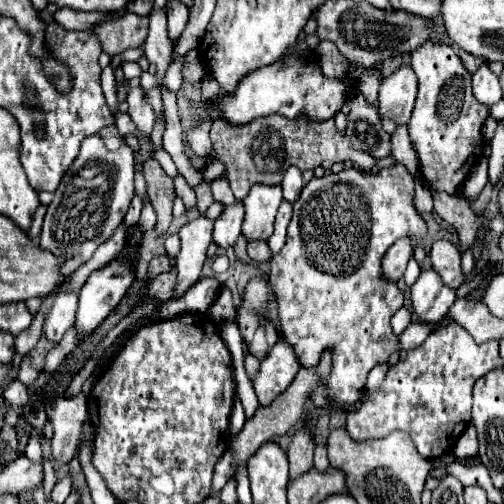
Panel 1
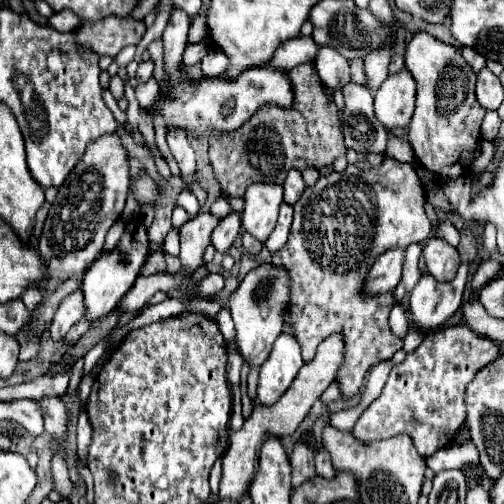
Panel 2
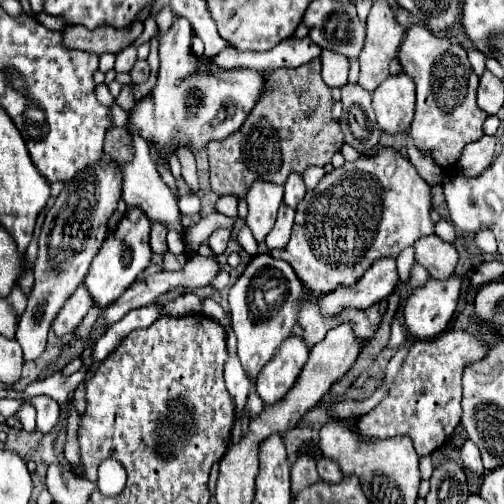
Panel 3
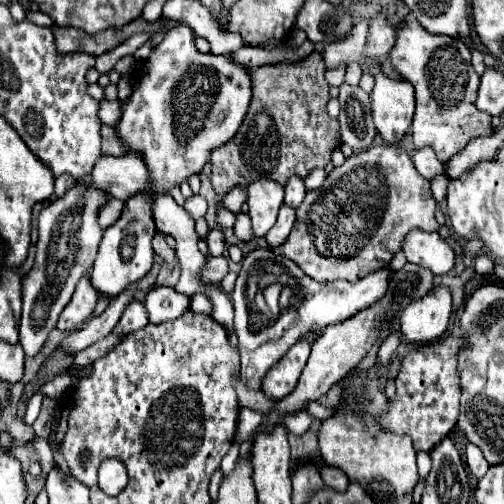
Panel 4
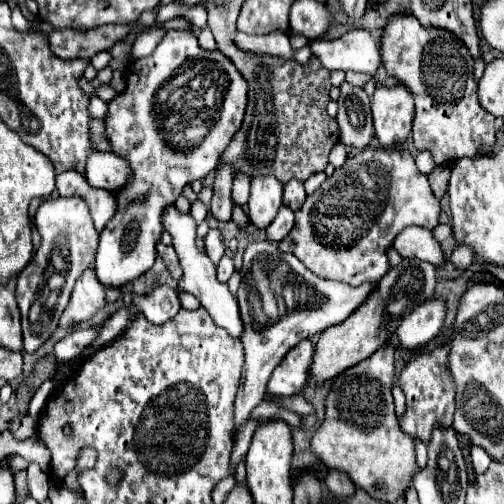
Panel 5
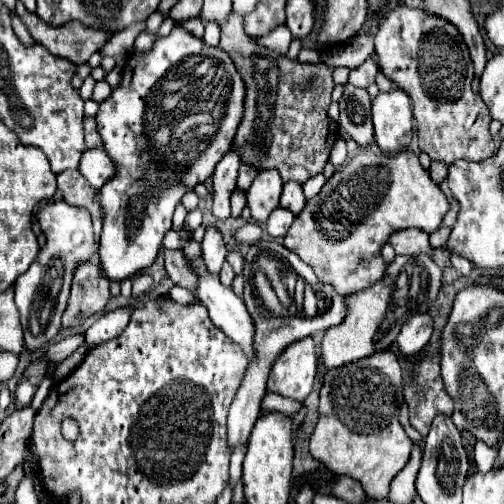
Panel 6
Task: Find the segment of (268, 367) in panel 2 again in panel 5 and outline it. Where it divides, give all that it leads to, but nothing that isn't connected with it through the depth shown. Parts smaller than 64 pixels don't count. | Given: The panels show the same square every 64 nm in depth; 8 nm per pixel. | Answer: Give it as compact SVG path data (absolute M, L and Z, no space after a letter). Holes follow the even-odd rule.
M302 340L294 346L284 360L274 368L266 392L270 396L296 396L302 392L308 380L308 368L312 362L314 346L310 340Z

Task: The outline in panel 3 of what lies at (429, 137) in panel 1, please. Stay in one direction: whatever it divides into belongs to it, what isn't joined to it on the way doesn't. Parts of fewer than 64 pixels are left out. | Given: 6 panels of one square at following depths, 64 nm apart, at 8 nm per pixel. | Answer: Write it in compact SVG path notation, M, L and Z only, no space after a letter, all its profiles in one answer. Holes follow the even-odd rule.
M412 26L398 50L402 70L416 84L416 114L410 136L420 152L430 152L434 162L444 170L454 170L466 144L484 136L482 124L486 112L476 104L478 76L474 74L466 50L446 36L436 36L424 26Z

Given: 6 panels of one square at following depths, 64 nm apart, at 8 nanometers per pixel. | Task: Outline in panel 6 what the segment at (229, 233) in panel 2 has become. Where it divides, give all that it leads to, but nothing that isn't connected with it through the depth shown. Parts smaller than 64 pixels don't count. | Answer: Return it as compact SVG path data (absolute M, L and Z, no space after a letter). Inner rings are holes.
M208 228L206 234L204 234L202 258L204 258L210 272L214 272L214 274L220 272L220 268L224 264L224 258L226 258L226 246L224 246L222 234L214 228Z

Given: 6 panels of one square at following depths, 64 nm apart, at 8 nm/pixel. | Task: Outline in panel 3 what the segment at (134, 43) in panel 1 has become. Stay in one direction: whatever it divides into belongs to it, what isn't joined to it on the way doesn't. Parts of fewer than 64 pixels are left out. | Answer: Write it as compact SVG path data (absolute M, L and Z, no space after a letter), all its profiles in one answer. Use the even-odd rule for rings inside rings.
M132 20L128 28L80 28L80 26L68 26L62 36L64 44L68 48L92 52L92 54L116 54L130 46L144 30L144 24L140 20Z

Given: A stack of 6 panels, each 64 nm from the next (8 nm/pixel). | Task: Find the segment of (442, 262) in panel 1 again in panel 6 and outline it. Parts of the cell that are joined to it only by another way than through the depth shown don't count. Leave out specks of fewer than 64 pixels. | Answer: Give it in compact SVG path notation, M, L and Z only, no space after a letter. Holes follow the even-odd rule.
M406 228L400 232L394 232L390 236L390 244L394 246L396 254L404 256L418 256L418 254L432 254L432 246L428 242L428 232L420 228Z

